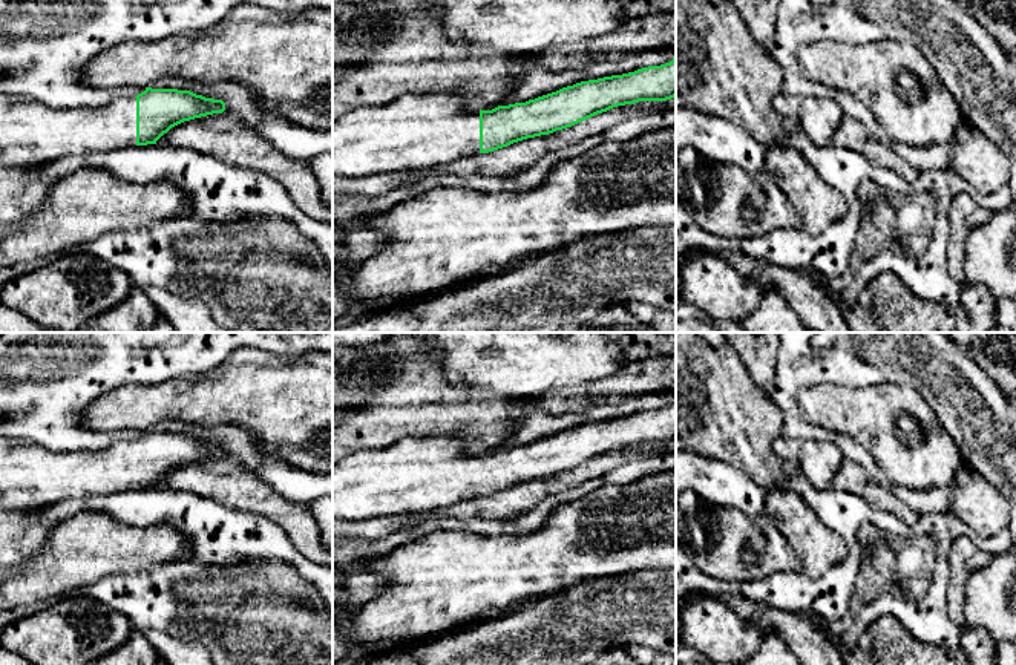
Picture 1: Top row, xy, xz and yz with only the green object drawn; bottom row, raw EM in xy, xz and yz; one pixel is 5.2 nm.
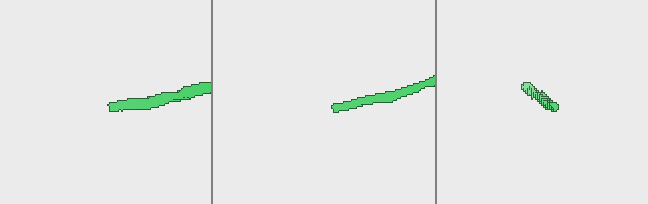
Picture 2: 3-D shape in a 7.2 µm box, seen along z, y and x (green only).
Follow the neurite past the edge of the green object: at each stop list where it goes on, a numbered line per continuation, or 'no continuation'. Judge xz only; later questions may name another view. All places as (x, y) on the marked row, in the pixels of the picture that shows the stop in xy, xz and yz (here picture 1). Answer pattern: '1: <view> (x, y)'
1: xz (414, 132)

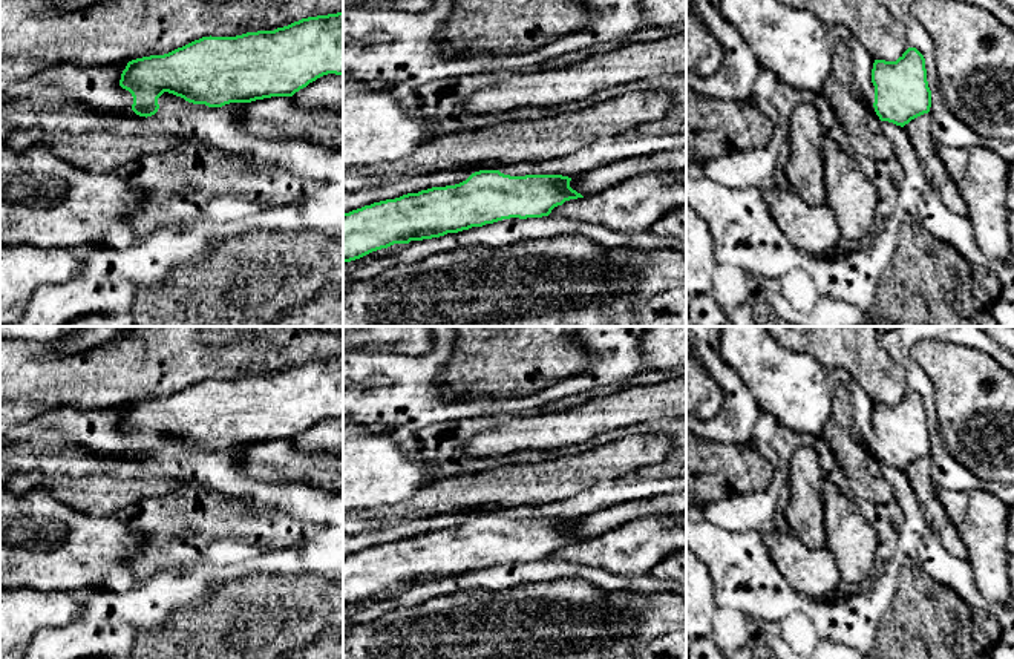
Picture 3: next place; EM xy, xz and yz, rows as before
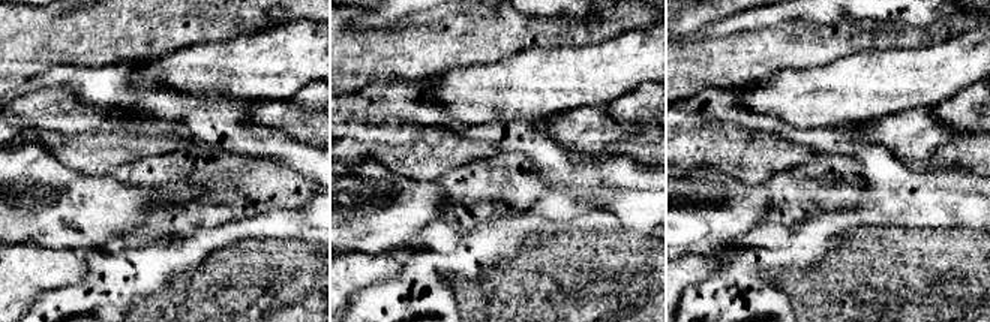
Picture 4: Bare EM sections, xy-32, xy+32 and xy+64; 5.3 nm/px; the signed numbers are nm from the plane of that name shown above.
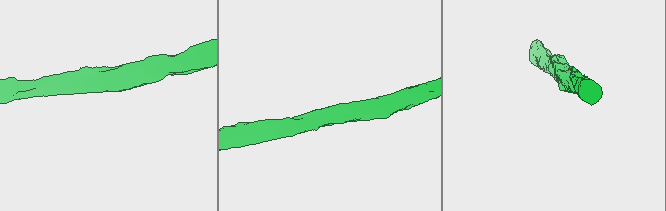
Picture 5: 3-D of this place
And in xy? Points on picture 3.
no continuation

